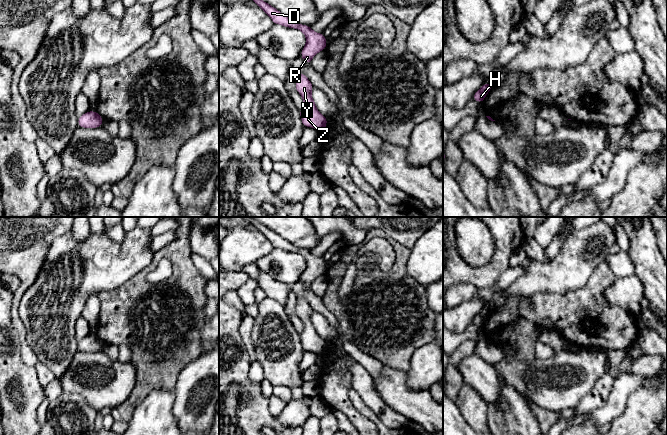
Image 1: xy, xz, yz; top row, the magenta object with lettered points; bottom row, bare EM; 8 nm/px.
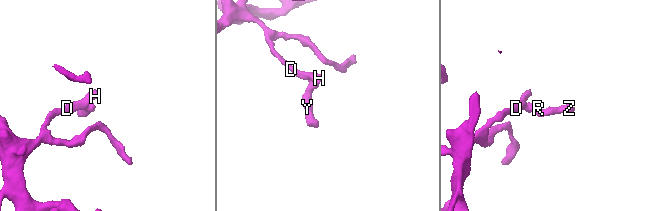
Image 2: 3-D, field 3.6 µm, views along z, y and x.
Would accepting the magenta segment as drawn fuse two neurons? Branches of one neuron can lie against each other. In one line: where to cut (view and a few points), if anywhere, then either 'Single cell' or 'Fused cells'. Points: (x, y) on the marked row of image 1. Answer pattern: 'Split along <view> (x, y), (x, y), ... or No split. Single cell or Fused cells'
No split. Single cell

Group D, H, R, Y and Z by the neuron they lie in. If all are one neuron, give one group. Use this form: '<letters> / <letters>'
D H R Y Z

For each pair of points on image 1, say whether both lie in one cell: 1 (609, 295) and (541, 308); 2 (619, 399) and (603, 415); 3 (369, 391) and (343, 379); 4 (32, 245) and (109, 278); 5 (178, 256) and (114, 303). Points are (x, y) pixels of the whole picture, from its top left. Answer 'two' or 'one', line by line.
1: two
2: one
3: two
4: two
5: one

